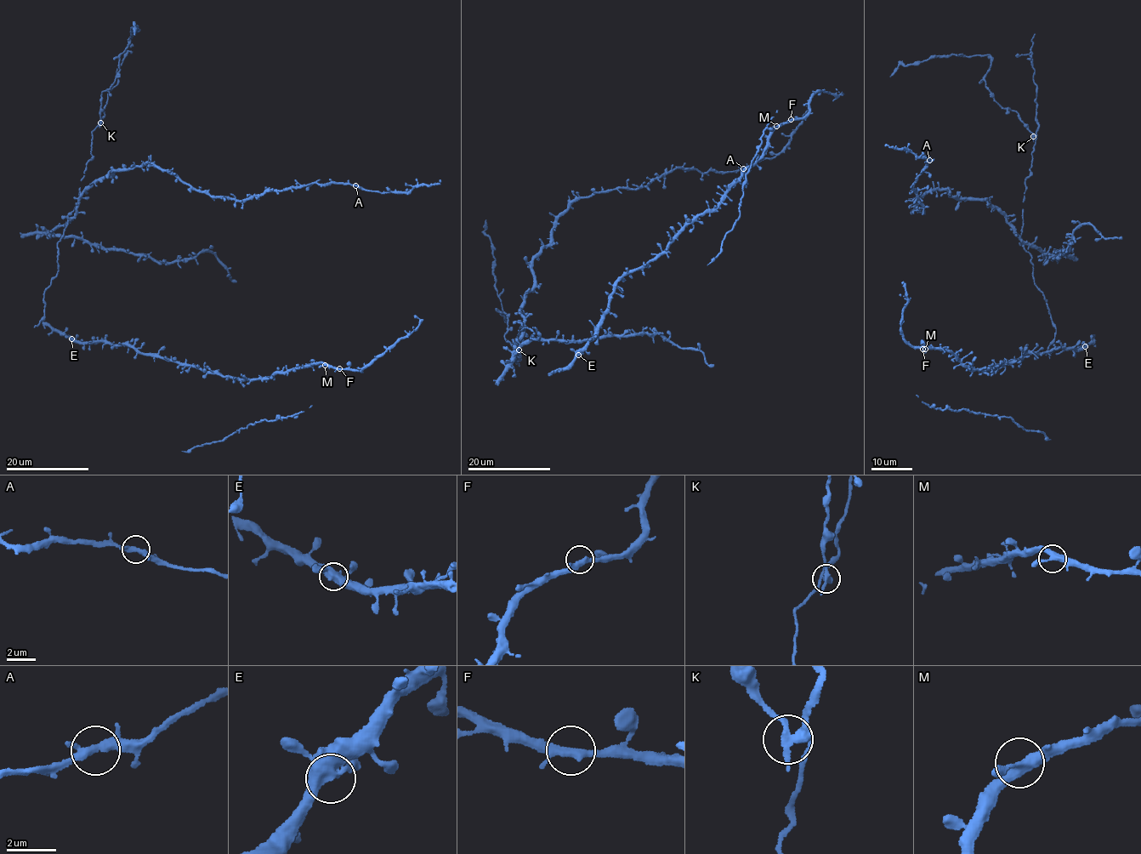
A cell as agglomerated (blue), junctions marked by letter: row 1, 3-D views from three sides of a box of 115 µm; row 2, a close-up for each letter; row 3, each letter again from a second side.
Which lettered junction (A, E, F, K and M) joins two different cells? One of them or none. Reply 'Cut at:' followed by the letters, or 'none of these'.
Cut at: K

